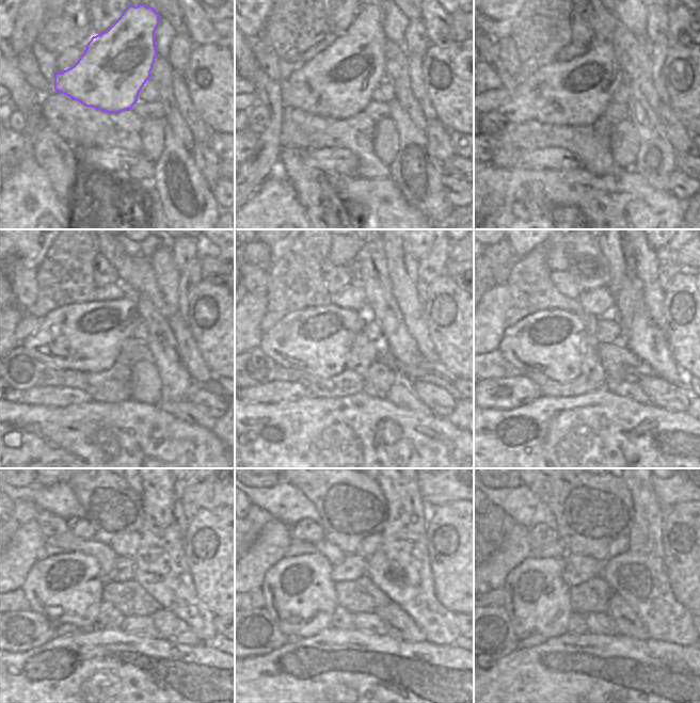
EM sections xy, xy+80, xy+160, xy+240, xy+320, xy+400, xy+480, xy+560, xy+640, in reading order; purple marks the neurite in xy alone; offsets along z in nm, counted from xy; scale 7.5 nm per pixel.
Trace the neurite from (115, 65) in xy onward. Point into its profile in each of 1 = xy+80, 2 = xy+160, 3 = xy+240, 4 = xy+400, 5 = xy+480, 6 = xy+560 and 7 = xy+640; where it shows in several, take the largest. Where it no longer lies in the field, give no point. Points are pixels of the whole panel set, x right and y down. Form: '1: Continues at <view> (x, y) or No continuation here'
1: Continues at xy+80 (338, 83)
2: Continues at xy+160 (575, 93)
3: Continues at xy+240 (86, 337)
4: Continues at xy+400 (552, 341)
5: Continues at xy+480 (66, 588)
6: Continues at xy+560 (299, 593)
7: Continues at xy+640 (537, 600).

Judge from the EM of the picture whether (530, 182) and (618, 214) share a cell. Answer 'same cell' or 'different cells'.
same cell

